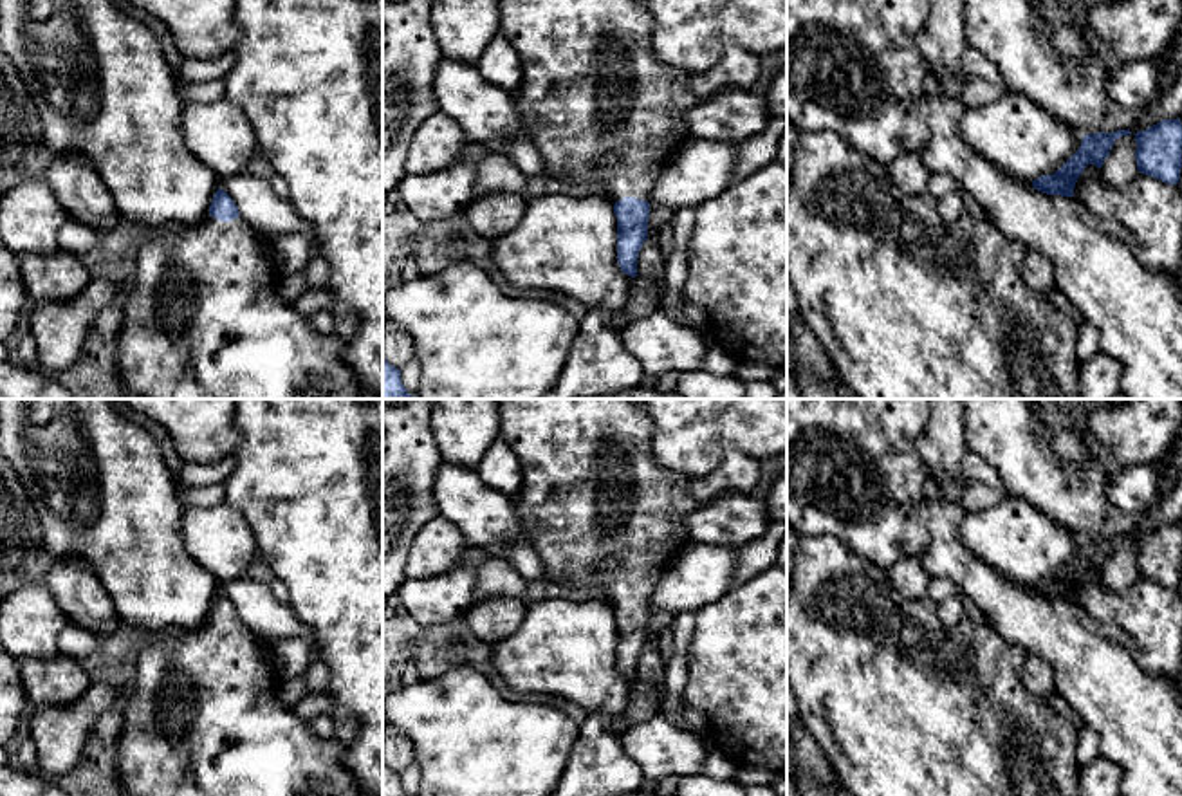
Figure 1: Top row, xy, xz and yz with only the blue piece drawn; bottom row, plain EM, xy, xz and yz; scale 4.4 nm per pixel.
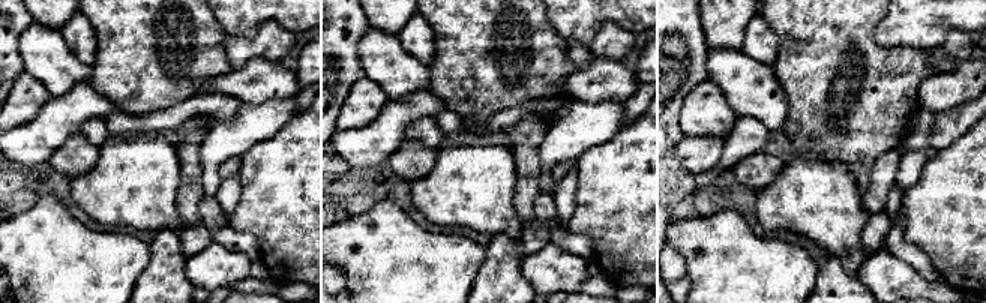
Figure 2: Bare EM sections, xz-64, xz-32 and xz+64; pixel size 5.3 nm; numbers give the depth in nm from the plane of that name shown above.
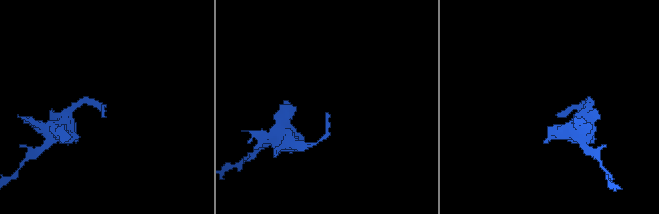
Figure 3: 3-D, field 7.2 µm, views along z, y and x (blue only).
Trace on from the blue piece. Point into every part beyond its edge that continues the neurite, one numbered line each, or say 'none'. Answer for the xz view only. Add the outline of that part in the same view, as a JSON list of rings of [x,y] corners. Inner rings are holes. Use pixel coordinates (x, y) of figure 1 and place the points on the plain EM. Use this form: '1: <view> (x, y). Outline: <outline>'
1: xz (601, 513). Outline: [[[498,399],[500,439],[503,439],[518,455],[523,467],[522,489],[516,495],[516,513],[523,532],[534,551],[543,560],[543,578],[570,588],[596,588],[597,597],[612,608],[624,601],[635,601],[650,606],[651,596],[666,570],[675,563],[680,551],[691,541],[686,529],[686,518],[702,504],[689,495],[688,477],[668,471],[653,460],[651,442],[655,437],[655,421],[632,399]]]

